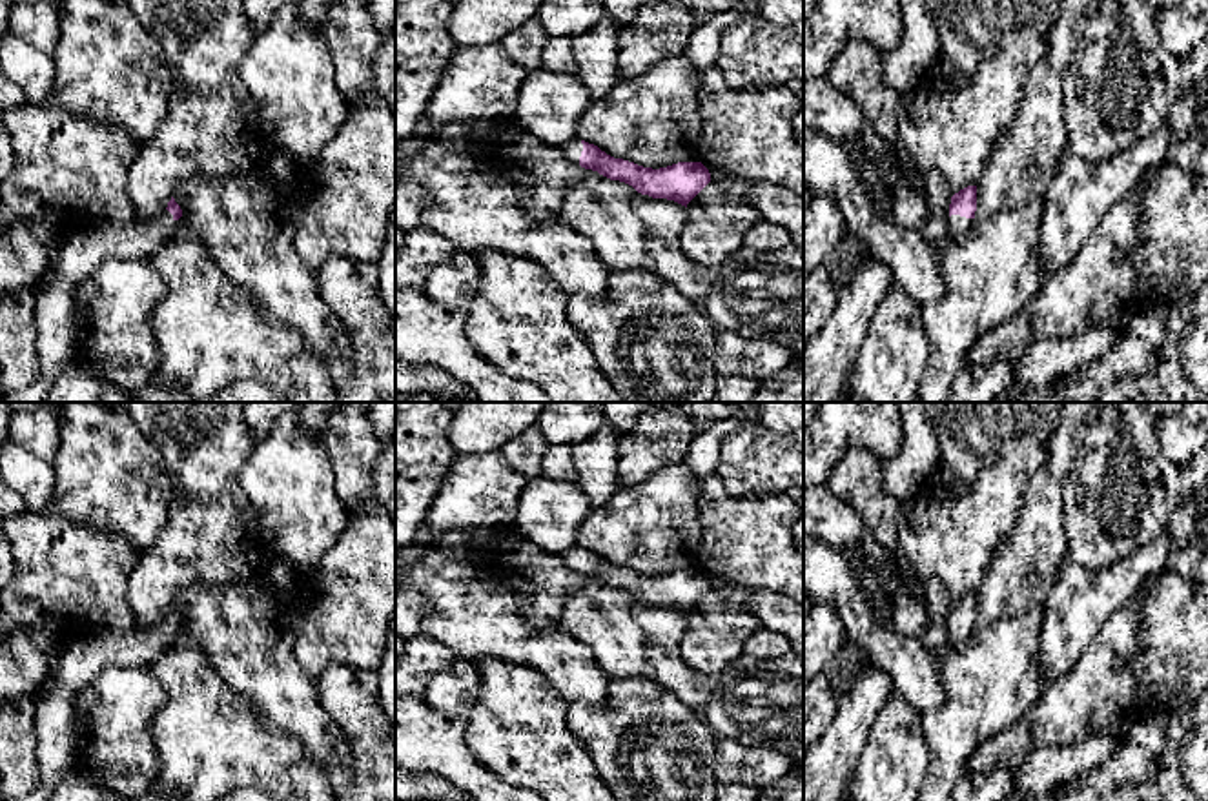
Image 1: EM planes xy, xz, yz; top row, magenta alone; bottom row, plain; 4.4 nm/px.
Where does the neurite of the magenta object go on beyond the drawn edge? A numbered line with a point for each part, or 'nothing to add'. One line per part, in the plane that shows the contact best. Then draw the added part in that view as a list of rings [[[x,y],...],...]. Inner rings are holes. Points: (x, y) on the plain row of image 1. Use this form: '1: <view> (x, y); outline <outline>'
1: yz (959, 632); outline [[[951,623],[949,624],[949,637],[947,637],[947,644],[958,644],[962,641],[966,641],[975,626],[966,626],[960,623]]]

